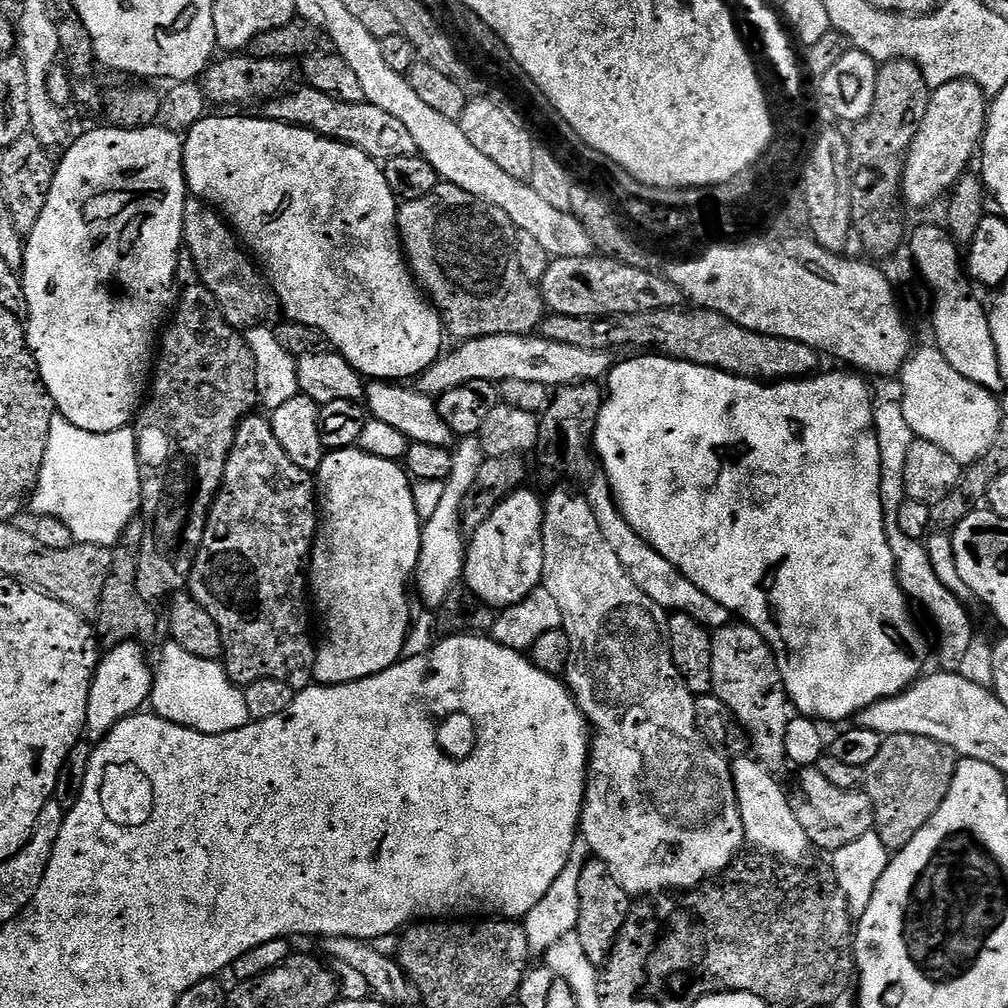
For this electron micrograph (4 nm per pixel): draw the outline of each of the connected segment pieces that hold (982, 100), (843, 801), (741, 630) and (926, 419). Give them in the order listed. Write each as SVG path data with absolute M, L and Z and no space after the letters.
M972 79L946 82L946 86L935 89L929 95L926 118L922 118L922 126L918 126L918 134L910 146L908 157L904 163L904 177L900 190L903 203L907 207L908 204L912 208L930 207L940 195L943 197L956 185L956 181L969 171L968 163L971 162L972 155L974 155L974 160L984 138L984 127L988 125L989 107L989 97Z
M819 767L805 768L800 775L800 801L795 801L796 817L802 822L802 830L806 830L808 843L813 849L825 848L828 854L833 854L840 847L857 842L867 832L873 831L876 819L874 806L870 798L862 790L838 790L822 778Z
M733 622L711 633L712 675L711 695L718 697L738 718L748 736L750 752L769 772L780 774L788 764L786 754L786 726L794 719L794 709L784 688L780 667L776 664L777 653L773 645L758 634L750 625Z
M936 346L917 347L900 369L899 380L901 386L904 387L904 397L899 403L902 406L902 414L906 414L906 422L915 439L934 442L934 446L942 446L942 450L946 450L946 454L950 454L950 458L954 458L962 466L975 464L976 461L982 459L986 450L994 442L1002 419L1000 404L991 391L982 385L976 385L954 370Z

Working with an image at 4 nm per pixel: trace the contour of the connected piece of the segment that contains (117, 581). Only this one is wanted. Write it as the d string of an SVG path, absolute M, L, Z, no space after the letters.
M143 519L132 520L122 530L118 542L112 548L112 569L110 578L106 578L106 586L102 586L100 605L94 613L94 628L105 645L115 646L139 641L156 624L156 616L152 613L153 605L142 598L136 589L136 559L140 557L140 547L144 537Z

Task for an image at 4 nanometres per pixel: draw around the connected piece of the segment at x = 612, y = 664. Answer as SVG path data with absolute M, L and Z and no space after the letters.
M560 488L557 492L552 492L543 501L544 506L544 525L542 526L542 542L544 543L544 579L542 586L546 590L550 590L550 595L553 596L554 602L558 602L558 610L562 610L562 631L564 637L568 639L568 666L566 669L566 683L568 690L572 697L576 699L576 705L580 707L580 712L589 722L590 725L590 751L588 754L588 782L584 785L584 810L580 813L580 826L578 829L579 835L587 844L589 853L595 859L598 859L605 864L610 870L610 874L614 874L614 878L618 882L618 886L622 886L622 890L626 890L629 897L643 898L645 896L654 896L657 894L680 894L685 890L691 890L701 887L704 881L707 881L716 875L719 875L732 864L733 860L741 853L745 847L746 839L744 837L744 827L742 826L742 814L738 810L738 798L736 797L736 787L732 781L732 766L731 763L721 753L717 752L715 748L711 748L706 742L706 738L702 738L702 734L698 730L698 722L694 718L694 706L696 705L696 696L686 686L686 682L678 674L678 670L672 661L672 652L668 649L668 637L666 635L665 625L662 620L659 620L658 609L656 604L650 598L646 598L642 594L642 590L638 590L638 586L634 586L634 582L630 578L628 571L622 566L622 562L618 562L618 554L614 554L610 542L606 542L606 538L602 538L602 530L598 530L598 522L594 522L594 510L590 508L585 497L578 494L575 496L572 492L567 492L566 489Z

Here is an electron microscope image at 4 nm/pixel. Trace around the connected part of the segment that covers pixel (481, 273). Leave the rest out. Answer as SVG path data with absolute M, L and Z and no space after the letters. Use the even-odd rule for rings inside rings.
M440 182L426 198L403 201L396 213L396 223L413 277L430 297L449 337L457 336L455 339L463 342L483 336L530 336L539 329L546 315L544 300L539 287L527 280L518 266L513 245L500 229L511 229L512 223L498 206L474 198L474 194L458 186Z

